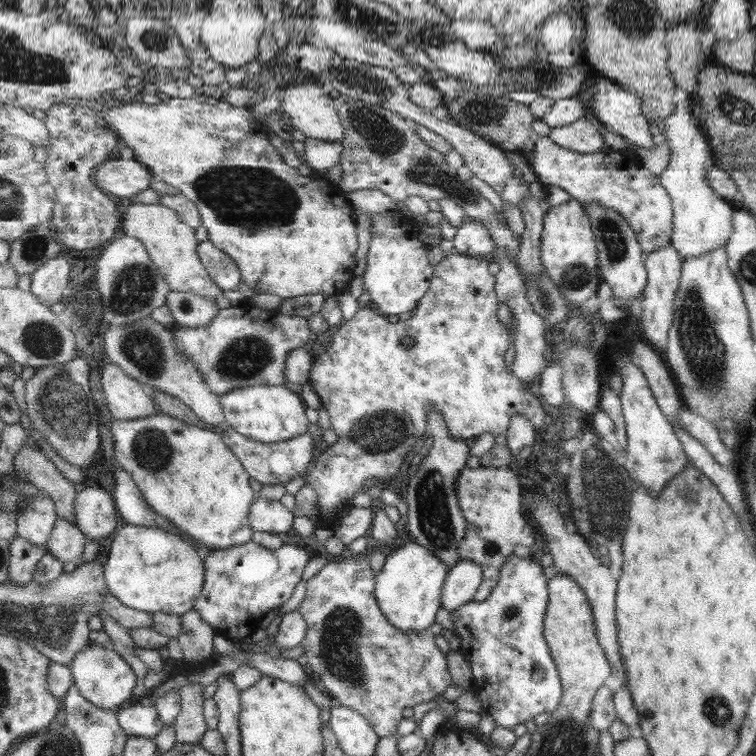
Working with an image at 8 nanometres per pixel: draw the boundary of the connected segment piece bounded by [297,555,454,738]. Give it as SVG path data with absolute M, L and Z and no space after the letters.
M342 555L331 560L306 582L306 595L297 610L308 622L307 636L302 646L308 657L309 672L317 685L338 704L360 712L383 738L397 735L397 728L403 722L403 710L407 706L433 700L443 694L454 680L447 655L436 644L436 634L429 629L405 632L391 624L379 606L376 586L377 575L369 556Z

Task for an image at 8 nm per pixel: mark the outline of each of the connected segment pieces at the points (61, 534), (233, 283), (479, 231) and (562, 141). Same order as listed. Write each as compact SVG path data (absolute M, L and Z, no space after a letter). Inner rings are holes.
M58 518L54 532L47 544L48 553L59 558L61 562L82 563L85 544L88 538L79 527L65 519Z
M210 240L200 241L198 253L211 278L224 291L239 288L243 282L242 272L232 256L217 248Z
M468 216L458 228L453 244L453 251L464 255L485 257L489 254L494 255L497 251L488 226L485 226L480 220Z
M585 118L553 128L550 139L561 148L583 154L597 152L601 147L605 146L597 129Z

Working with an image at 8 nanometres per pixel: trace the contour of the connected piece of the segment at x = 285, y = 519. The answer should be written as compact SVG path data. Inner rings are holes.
M256 497L249 511L249 524L253 532L289 532L293 529L296 513L285 508L279 500Z

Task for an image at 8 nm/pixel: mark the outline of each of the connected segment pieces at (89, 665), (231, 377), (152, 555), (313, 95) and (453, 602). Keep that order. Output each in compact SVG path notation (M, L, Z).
M92 643L91 645L83 644L70 667L73 671L75 685L82 695L95 706L105 710L117 710L118 706L127 705L137 686L137 674L123 660L121 654Z
M236 306L221 309L219 316L207 326L187 328L173 325L174 340L178 342L180 352L192 360L203 375L211 392L221 397L237 388L257 385L277 386L286 383L286 360L289 352L301 348L305 342L313 339L309 320L299 316L289 316L278 309L265 309L258 306Z
M126 525L117 532L111 542L108 559L104 564L105 581L109 591L115 597L119 597L125 606L150 613L165 612L178 615L194 609L195 601L204 591L206 580L202 552L177 534L159 527Z
M303 81L299 86L283 85L285 98L281 101L282 113L292 123L293 128L305 133L305 136L317 140L340 142L346 136L346 130L334 106L334 94L328 93L324 86L314 81Z
M461 560L450 569L442 597L442 606L449 613L474 600L484 580L483 567L475 562Z

